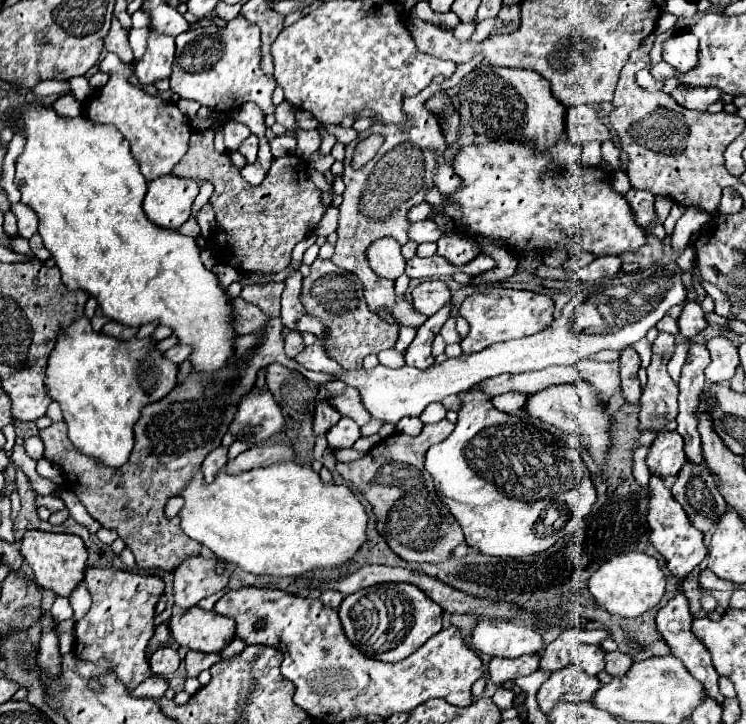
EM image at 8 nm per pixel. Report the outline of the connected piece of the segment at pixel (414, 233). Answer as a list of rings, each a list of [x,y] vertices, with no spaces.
[[[424,220],[424,226],[420,227],[410,227],[409,229],[409,240],[415,241],[418,244],[426,242],[436,242],[443,232],[435,224],[433,220]]]

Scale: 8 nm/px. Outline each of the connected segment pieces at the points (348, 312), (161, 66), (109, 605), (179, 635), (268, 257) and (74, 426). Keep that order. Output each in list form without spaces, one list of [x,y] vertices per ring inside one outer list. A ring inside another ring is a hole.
[[[317,258],[311,264],[311,274],[303,280],[301,288],[303,306],[317,316],[329,328],[329,356],[337,360],[345,370],[361,368],[367,354],[379,354],[385,348],[393,348],[399,338],[399,326],[385,322],[377,314],[369,312],[363,298],[363,284],[353,272],[337,268],[331,260]]]
[[[149,32],[147,50],[135,64],[135,76],[141,84],[155,84],[157,80],[171,76],[171,64],[175,58],[175,38],[161,32]]]
[[[93,568],[85,570],[83,578],[91,594],[91,610],[75,622],[77,644],[75,652],[81,660],[97,662],[99,658],[111,660],[117,678],[135,690],[143,680],[151,676],[147,661],[147,646],[155,634],[155,606],[165,594],[165,582],[157,574],[139,574],[117,568]]]
[[[197,606],[189,608],[179,618],[171,618],[169,628],[181,648],[199,652],[221,652],[235,638],[235,624],[231,618]]]
[[[213,130],[191,134],[189,150],[173,168],[173,176],[191,178],[195,182],[207,180],[215,186],[209,204],[217,218],[215,240],[221,238],[221,242],[215,242],[215,250],[223,262],[241,274],[275,274],[285,270],[293,246],[311,234],[325,214],[321,190],[309,180],[307,163],[295,154],[275,158],[267,180],[261,186],[251,186],[231,164],[231,158],[213,148],[213,134]]]
[[[87,316],[59,332],[57,348],[49,358],[45,388],[49,398],[61,406],[69,440],[77,450],[113,468],[129,460],[133,424],[139,420],[143,406],[163,398],[177,384],[177,366],[155,346],[153,336],[117,340],[93,332]]]

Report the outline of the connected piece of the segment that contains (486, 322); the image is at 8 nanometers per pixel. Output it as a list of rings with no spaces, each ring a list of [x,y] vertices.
[[[491,288],[487,292],[477,292],[465,298],[459,314],[469,322],[471,330],[465,340],[461,340],[461,348],[465,354],[481,352],[483,348],[505,342],[511,338],[529,336],[541,332],[553,322],[553,300],[543,294],[535,294],[529,290],[509,290],[509,288]]]

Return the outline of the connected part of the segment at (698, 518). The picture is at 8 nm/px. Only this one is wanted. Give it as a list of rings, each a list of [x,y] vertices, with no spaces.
[[[689,460],[683,464],[671,492],[689,514],[693,526],[705,532],[705,536],[711,534],[719,516],[727,510],[711,472],[701,468],[701,464],[689,464]]]

